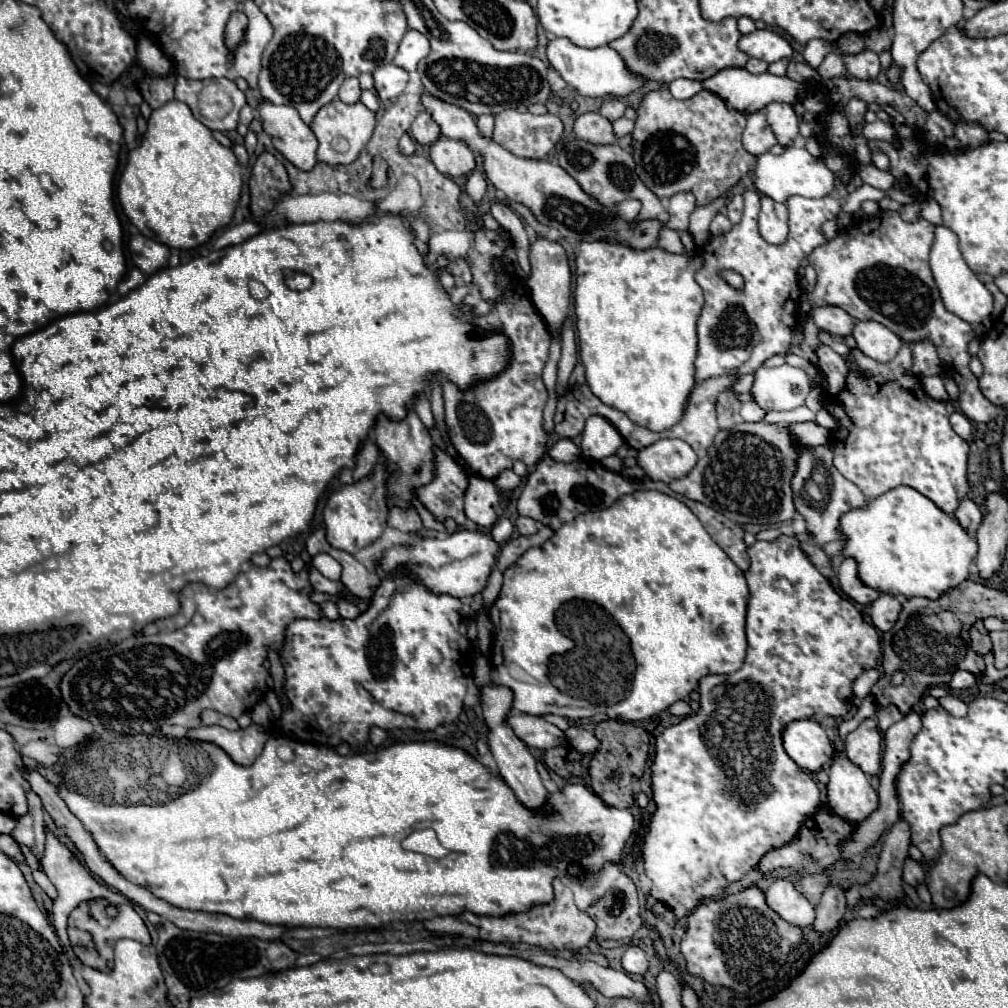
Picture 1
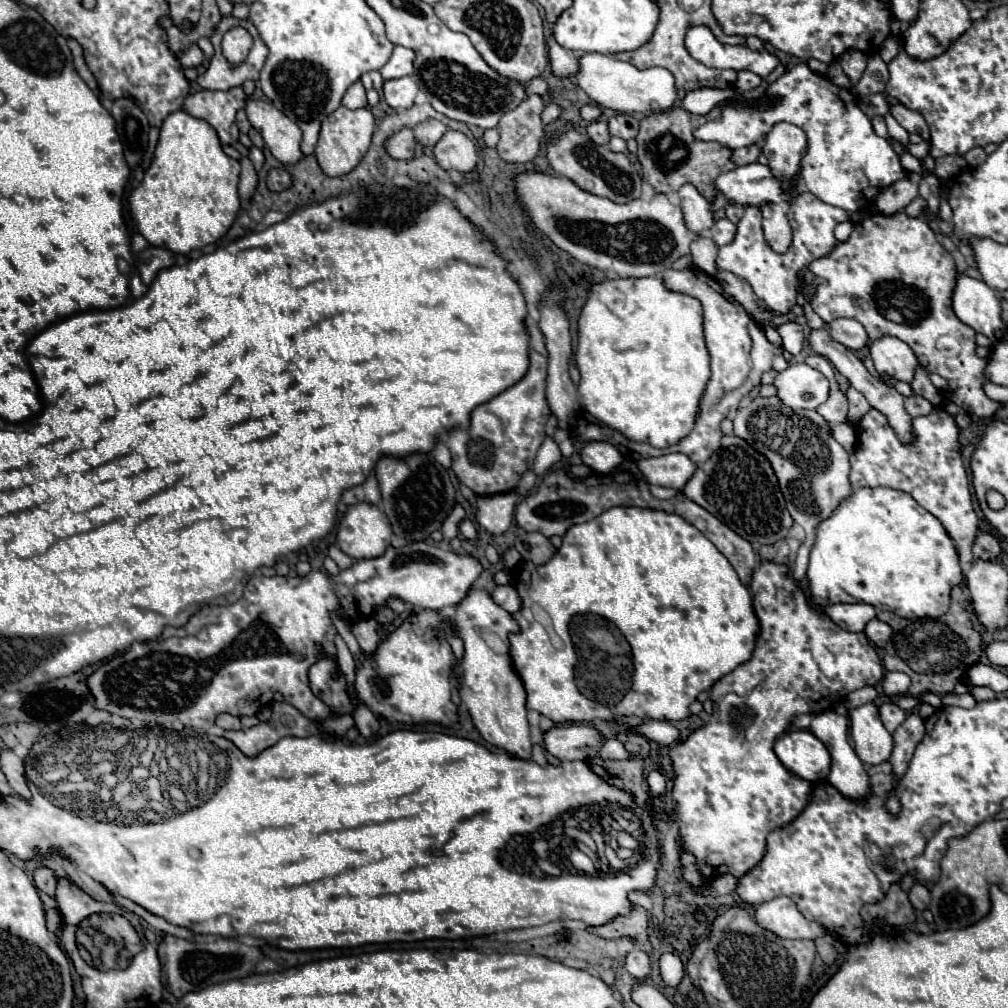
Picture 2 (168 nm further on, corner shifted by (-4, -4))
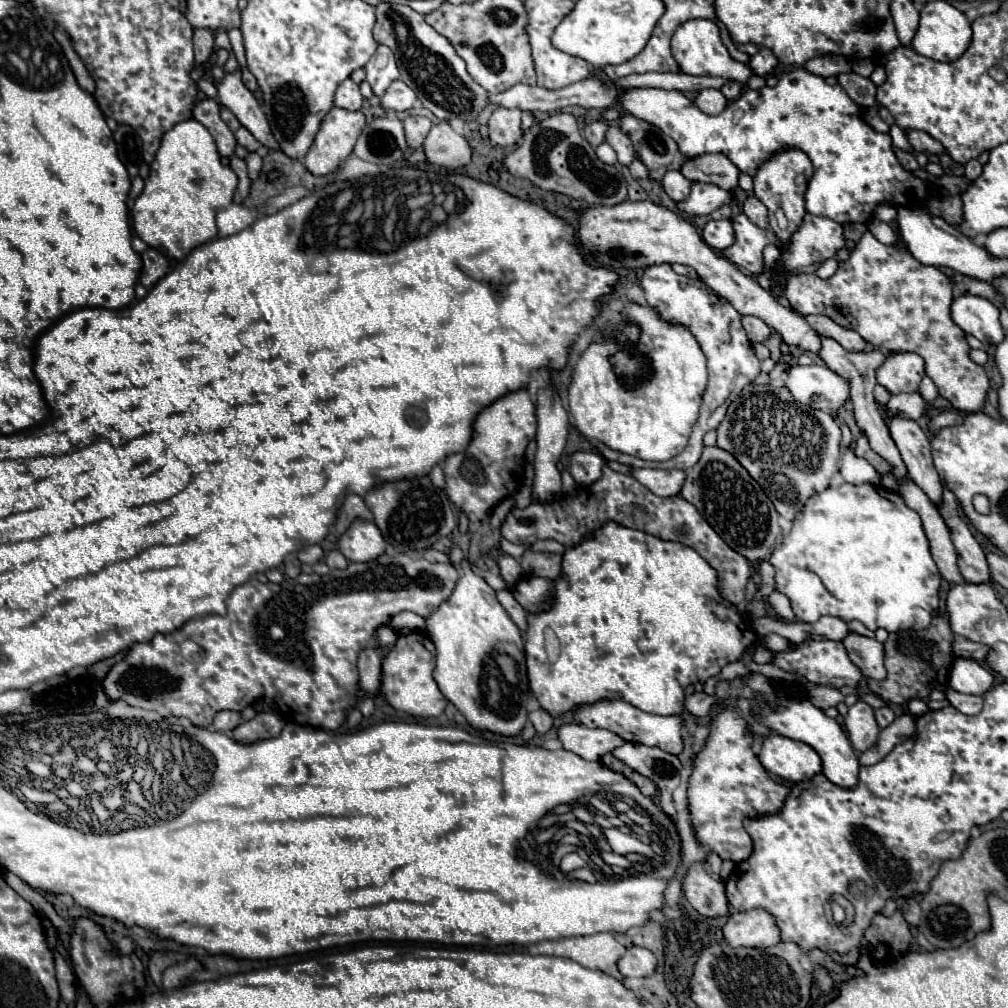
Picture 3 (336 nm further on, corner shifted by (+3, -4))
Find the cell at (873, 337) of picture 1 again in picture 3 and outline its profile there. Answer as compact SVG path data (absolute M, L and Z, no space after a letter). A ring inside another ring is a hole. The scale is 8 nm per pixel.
M893 351L875 373L877 383L887 387L891 393L909 393L919 389L919 381L925 375L925 369L923 359L917 353Z

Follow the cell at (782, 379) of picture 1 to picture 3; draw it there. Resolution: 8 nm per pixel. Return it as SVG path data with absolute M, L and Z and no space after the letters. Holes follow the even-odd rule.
M793 365L785 387L797 403L821 411L837 411L849 399L849 383L827 365Z

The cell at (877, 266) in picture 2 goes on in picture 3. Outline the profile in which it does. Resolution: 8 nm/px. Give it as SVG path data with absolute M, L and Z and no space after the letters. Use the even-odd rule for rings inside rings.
M865 231L863 237L855 243L851 251L851 259L839 263L839 269L829 279L821 279L809 271L791 273L785 285L785 297L791 307L801 315L827 315L835 319L835 323L843 327L851 327L857 331L867 343L889 349L889 351L911 351L923 357L925 373L933 379L939 389L939 395L945 397L955 409L965 413L977 413L985 405L985 397L989 391L989 379L981 365L969 359L969 345L965 341L965 333L957 327L949 315L949 305L953 301L953 285L949 277L931 265L919 263L905 243L899 239L895 245L883 245L875 239L871 231Z

